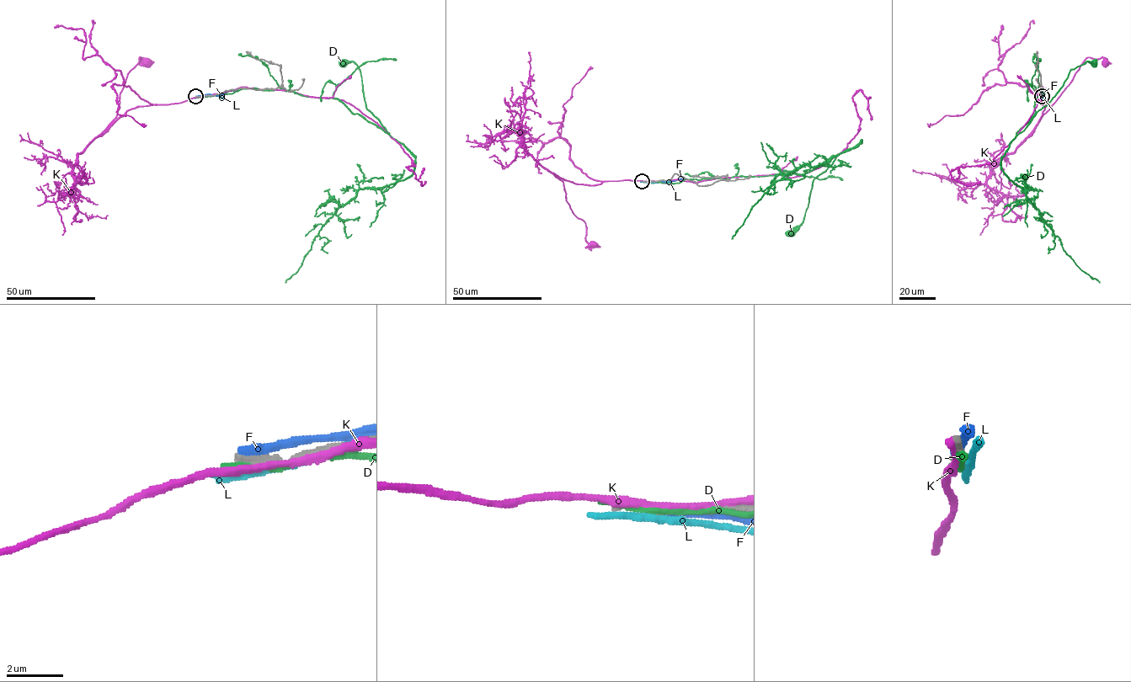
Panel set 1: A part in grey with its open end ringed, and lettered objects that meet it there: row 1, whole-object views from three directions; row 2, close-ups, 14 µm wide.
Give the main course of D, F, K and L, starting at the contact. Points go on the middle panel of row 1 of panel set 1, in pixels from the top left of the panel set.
D: (643, 181), (674, 183), (690, 178), (798, 174), (835, 157), (813, 179), (802, 221), (790, 234)
F: (642, 181), (668, 182), (682, 178)
K: (644, 181), (584, 184), (552, 173), (563, 182), (565, 199), (573, 214), (584, 221), (585, 240), (594, 244)
L: (644, 181), (669, 182)

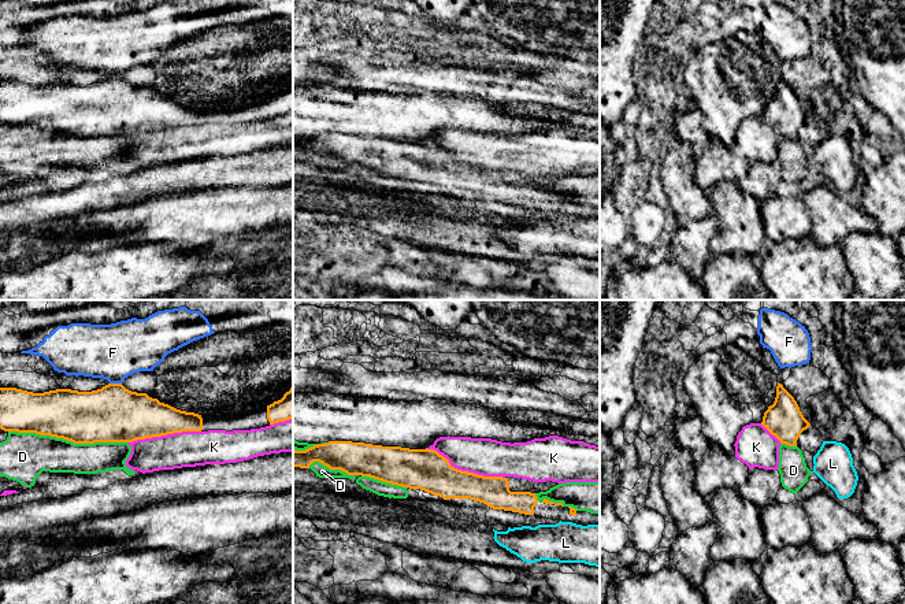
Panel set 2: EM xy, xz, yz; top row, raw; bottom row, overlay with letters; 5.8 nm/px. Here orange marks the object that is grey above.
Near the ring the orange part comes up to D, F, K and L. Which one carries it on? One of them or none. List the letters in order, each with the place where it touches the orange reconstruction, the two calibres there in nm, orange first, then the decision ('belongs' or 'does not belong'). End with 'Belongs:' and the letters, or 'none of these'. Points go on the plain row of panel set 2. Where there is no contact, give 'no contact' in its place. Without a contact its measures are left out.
D: meets orange in xy at (67, 133); 320 nm thick on the orange side, 260 nm on the other; does not belong
F: meets orange in xy at (115, 77); 340 nm thick on the orange side, 320 nm on the other; does not belong
K: meets orange in xz at (464, 165); 240 nm thick on the orange side, 220 nm on the other; does not belong
L: no contact; does not belong
Belongs: none of these

